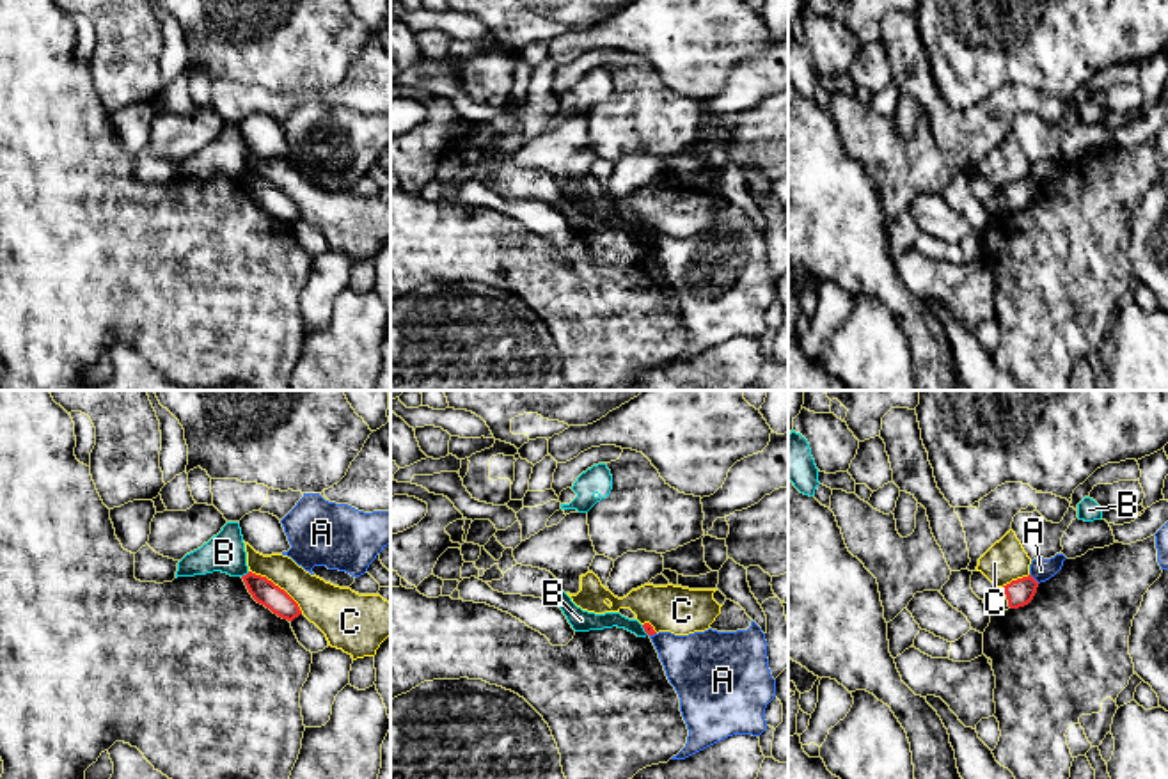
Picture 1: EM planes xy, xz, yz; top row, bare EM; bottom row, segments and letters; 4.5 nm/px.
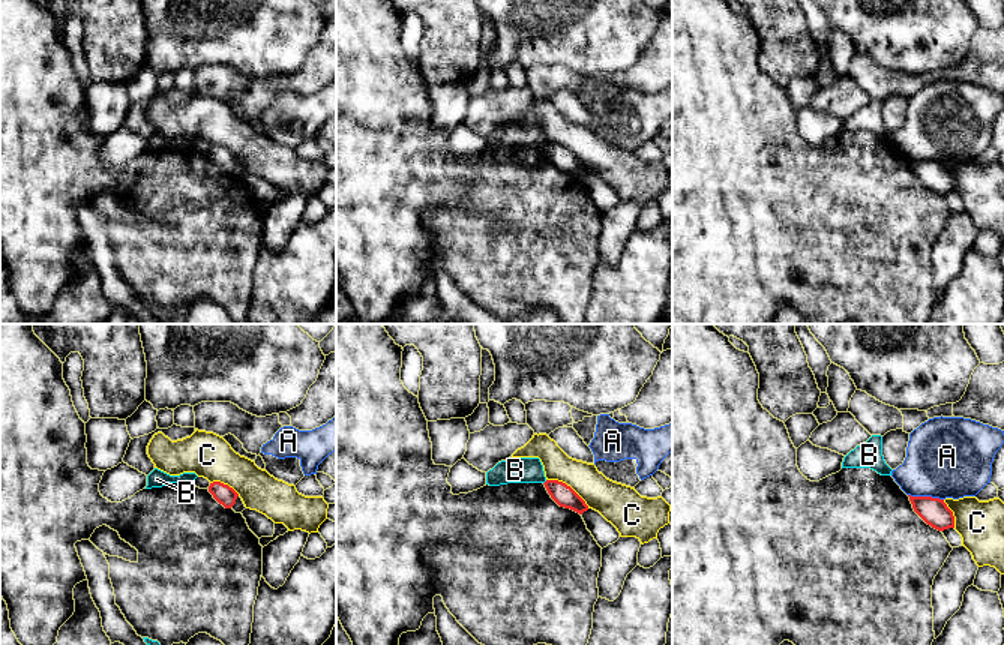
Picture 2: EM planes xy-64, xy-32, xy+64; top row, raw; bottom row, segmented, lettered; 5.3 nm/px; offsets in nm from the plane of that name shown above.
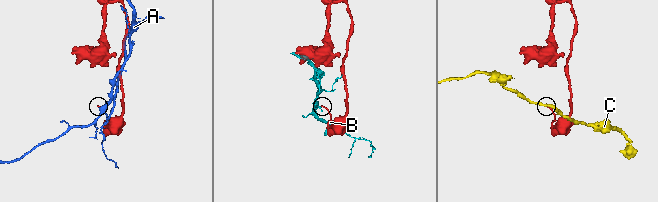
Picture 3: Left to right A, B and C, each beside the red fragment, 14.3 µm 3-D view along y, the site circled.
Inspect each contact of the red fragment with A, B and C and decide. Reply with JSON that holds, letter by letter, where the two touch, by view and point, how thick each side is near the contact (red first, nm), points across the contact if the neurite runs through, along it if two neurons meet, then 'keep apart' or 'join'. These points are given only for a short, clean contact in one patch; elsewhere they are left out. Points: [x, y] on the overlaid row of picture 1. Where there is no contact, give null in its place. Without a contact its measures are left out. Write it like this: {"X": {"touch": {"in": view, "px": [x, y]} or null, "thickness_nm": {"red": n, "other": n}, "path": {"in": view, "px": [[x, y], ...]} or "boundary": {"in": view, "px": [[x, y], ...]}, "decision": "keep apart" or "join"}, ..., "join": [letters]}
{"A": {"touch": {"in": "yz", "px": [1033, 579]}, "thickness_nm": {"red": 120, "other": 100}, "decision": "keep apart"}, "B": {"touch": {"in": "xy", "px": [247, 574]}, "thickness_nm": {"red": 110, "other": 180}, "boundary": {"in": "xy", "px": [[249, 572], [242, 577]]}, "decision": "keep apart"}, "C": {"touch": {"in": "xy", "px": [277, 586]}, "thickness_nm": {"red": 110, "other": 200}, "decision": "keep apart"}, "join": []}

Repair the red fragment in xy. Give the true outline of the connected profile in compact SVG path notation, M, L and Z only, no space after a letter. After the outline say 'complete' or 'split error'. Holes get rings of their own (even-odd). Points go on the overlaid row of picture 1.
M249 571L241 578L252 598L279 618L293 621L302 614L298 603L266 577Z; complete

